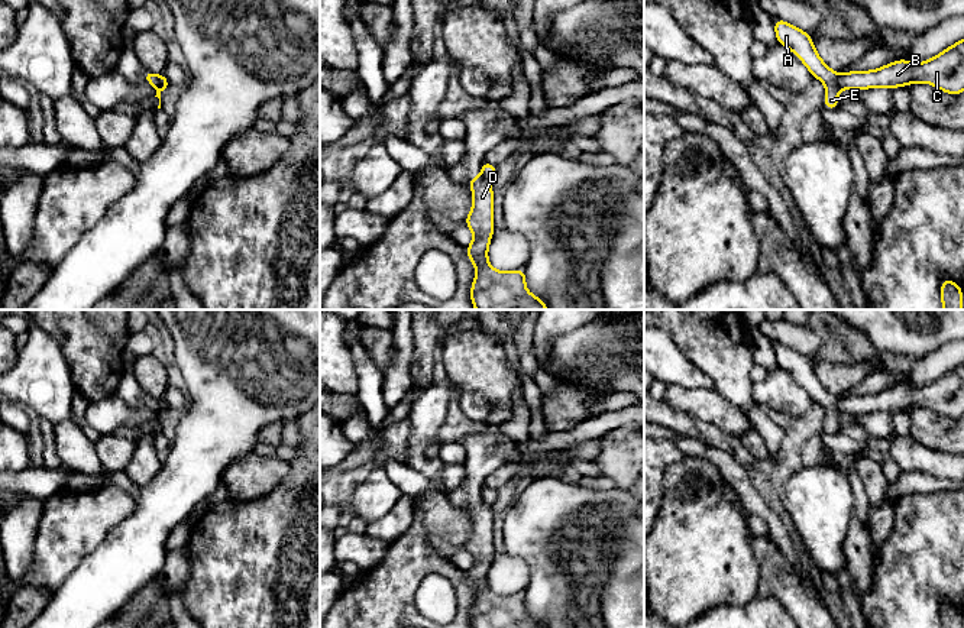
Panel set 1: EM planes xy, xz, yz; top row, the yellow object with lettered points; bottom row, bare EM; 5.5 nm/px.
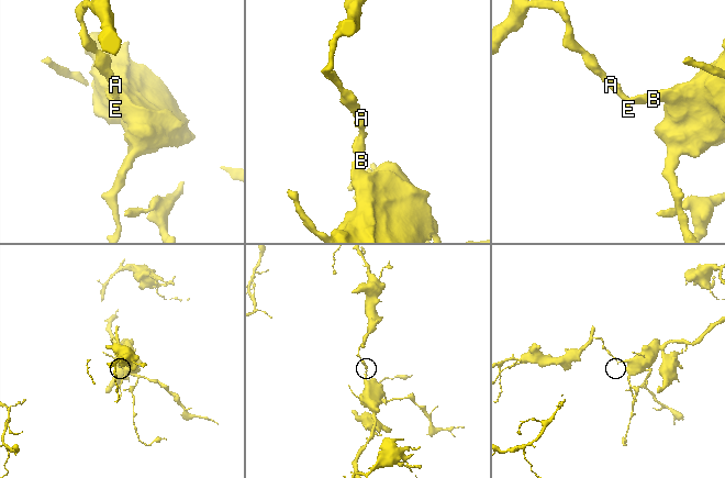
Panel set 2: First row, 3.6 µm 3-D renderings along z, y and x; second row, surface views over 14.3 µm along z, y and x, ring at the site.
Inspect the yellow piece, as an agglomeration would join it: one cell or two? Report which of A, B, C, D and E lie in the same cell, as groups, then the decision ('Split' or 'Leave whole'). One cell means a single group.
Groups: A E / B C D. Split

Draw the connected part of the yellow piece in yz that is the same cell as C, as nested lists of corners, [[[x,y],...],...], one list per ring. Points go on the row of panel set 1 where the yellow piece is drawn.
[[[964,39],[944,49],[939,55],[912,64],[897,59],[873,71],[851,71],[838,75],[841,88],[895,88],[913,82],[926,82],[938,90],[958,96],[964,91]]]

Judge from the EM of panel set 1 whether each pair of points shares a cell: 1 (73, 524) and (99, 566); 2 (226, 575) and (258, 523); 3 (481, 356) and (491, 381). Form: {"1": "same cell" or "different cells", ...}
{"1": "different cells", "2": "same cell", "3": "same cell"}

